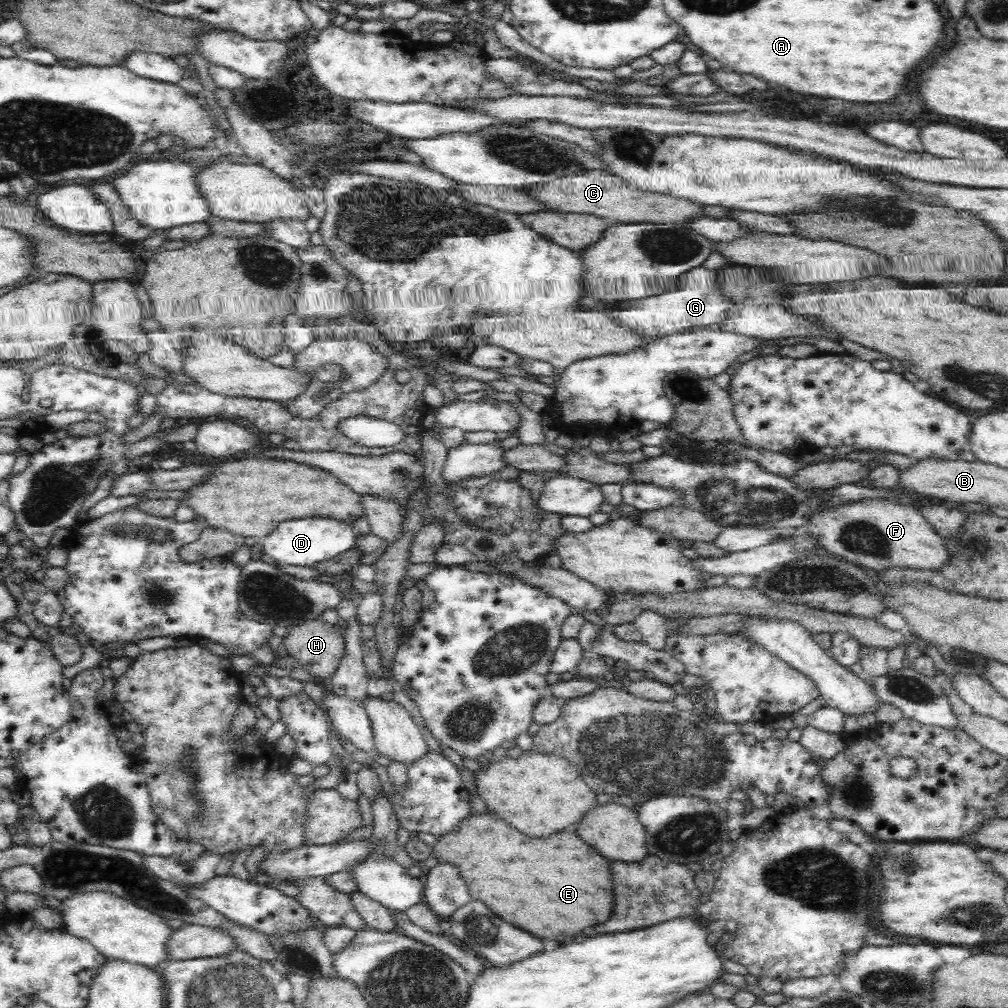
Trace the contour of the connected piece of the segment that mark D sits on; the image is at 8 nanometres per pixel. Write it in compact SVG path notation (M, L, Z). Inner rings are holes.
M304 517L279 522L277 527L258 540L264 553L283 565L311 567L317 562L328 561L337 554L344 553L354 544L356 535L353 526L332 517Z

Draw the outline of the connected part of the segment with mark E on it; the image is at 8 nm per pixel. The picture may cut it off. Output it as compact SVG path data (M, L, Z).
M488 810L472 813L452 830L440 834L431 848L431 856L437 864L447 862L457 870L458 876L467 884L471 900L480 900L496 916L504 916L506 922L530 934L546 936L558 942L564 936L572 936L590 926L602 924L612 912L608 864L604 858L600 858L600 854L592 850L593 847L571 830L550 833L540 838L524 836L502 820L502 817Z

